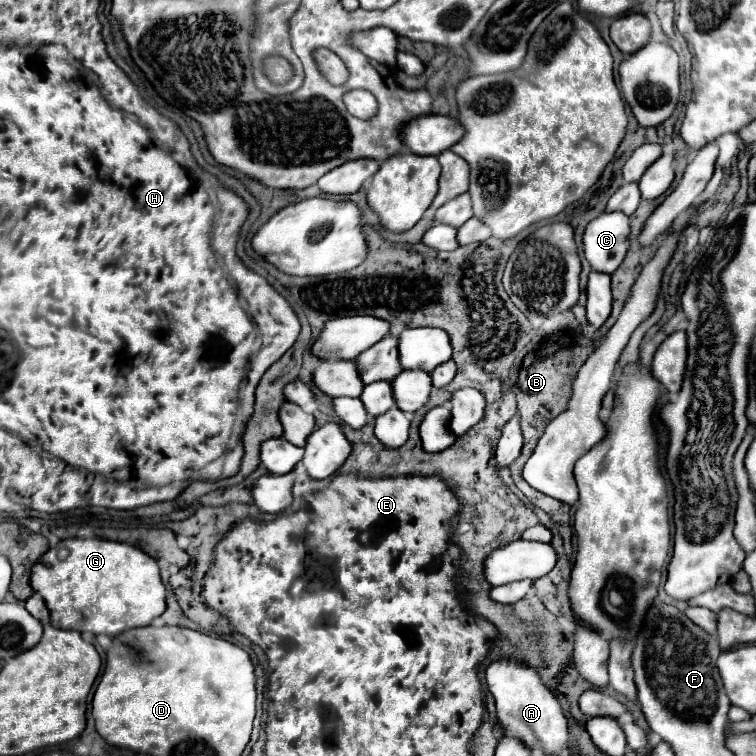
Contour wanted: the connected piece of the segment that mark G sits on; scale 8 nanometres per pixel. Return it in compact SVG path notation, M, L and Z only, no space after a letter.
M68 538L58 542L34 564L32 588L44 598L54 628L76 630L80 634L90 632L118 636L120 632L148 626L156 616L166 610L166 590L160 580L156 560L136 546L100 538Z

